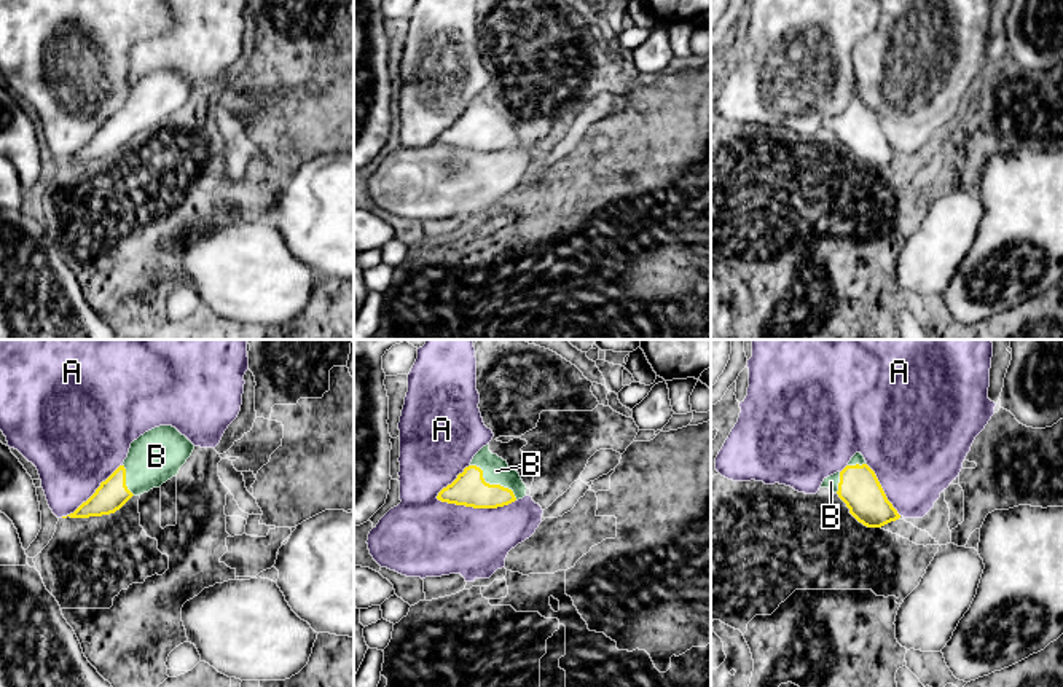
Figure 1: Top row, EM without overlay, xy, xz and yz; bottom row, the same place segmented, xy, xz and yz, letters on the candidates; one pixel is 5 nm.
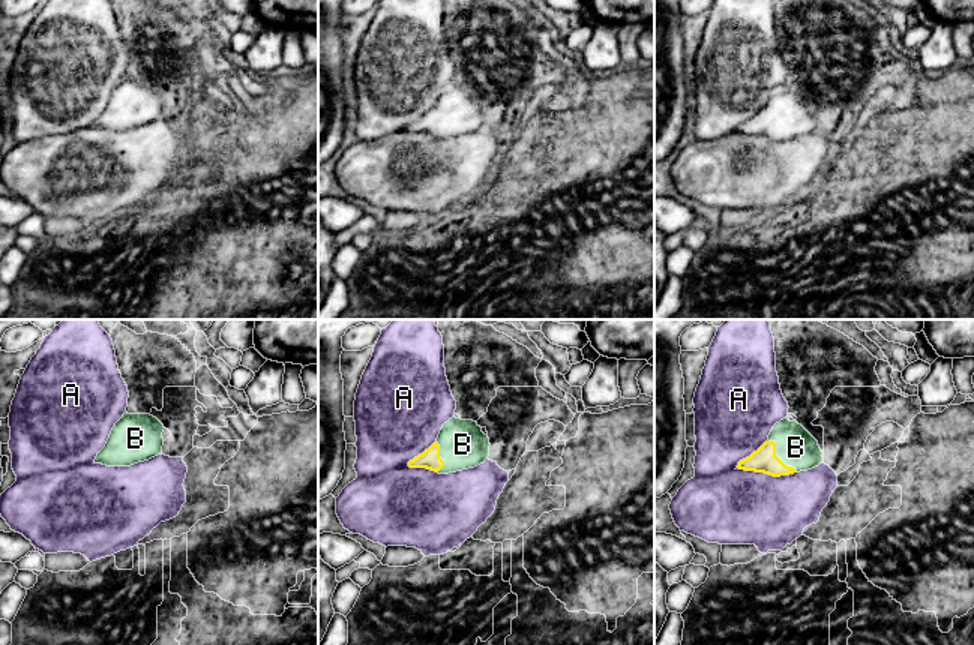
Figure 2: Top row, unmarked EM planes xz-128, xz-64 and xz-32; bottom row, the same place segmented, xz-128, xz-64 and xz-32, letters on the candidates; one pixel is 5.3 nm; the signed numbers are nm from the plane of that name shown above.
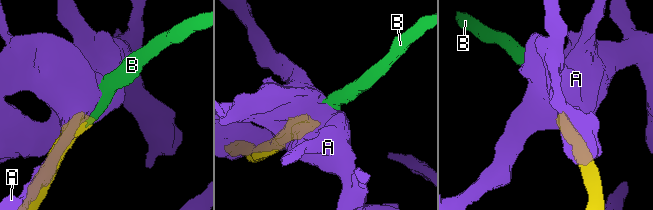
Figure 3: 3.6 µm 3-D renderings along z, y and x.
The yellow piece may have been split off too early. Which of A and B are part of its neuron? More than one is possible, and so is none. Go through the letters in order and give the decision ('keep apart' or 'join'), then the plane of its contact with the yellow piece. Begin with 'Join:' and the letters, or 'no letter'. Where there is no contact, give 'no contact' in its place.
Join: B
A: keep apart; contact in xz
B: join; contact in xz

